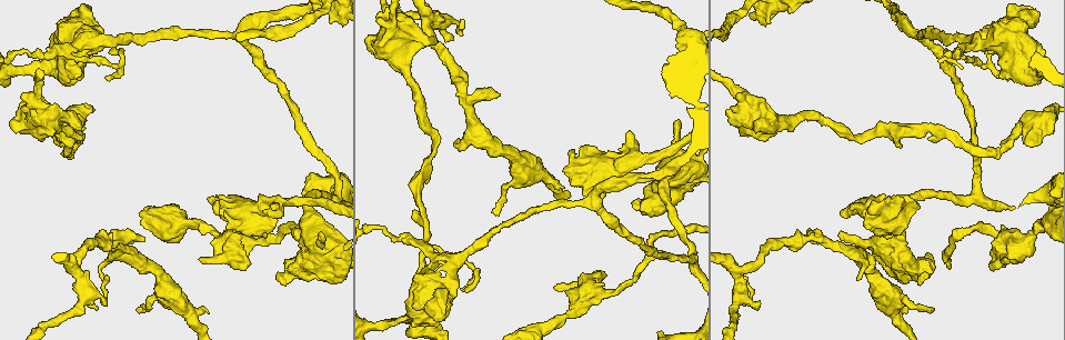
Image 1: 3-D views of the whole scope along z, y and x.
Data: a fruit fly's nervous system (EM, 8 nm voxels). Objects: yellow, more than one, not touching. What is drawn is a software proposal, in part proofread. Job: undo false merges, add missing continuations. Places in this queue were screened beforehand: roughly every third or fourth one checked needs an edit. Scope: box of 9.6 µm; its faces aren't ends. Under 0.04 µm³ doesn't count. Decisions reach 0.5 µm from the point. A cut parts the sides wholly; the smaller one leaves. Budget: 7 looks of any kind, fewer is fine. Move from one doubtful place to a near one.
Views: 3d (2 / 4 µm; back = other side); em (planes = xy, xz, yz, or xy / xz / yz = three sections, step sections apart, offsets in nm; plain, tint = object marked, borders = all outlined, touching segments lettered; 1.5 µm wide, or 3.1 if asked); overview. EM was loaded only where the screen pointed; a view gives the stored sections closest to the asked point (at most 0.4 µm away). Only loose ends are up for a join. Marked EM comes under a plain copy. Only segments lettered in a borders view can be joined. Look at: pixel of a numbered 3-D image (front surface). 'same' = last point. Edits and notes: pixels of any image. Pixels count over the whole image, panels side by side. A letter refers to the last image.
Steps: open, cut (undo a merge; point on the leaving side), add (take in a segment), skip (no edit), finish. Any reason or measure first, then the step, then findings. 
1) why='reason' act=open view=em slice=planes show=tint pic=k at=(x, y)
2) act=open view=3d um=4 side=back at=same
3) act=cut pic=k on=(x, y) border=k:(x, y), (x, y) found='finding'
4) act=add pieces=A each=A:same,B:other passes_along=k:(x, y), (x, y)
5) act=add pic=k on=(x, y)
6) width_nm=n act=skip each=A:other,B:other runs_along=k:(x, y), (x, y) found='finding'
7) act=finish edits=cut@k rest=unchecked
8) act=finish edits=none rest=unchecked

why='free end' act=open view=3d um=2 pic=1 at=(1006, 259)

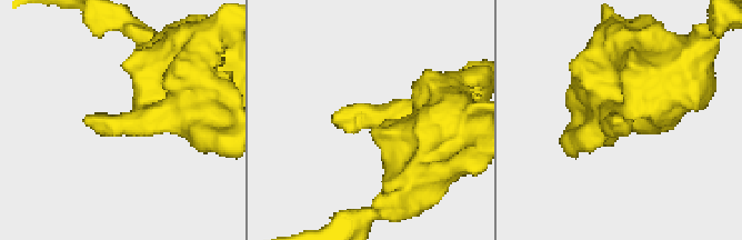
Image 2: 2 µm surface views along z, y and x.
act=open view=em slice=planes show=borders pic=2 at=(615, 118)

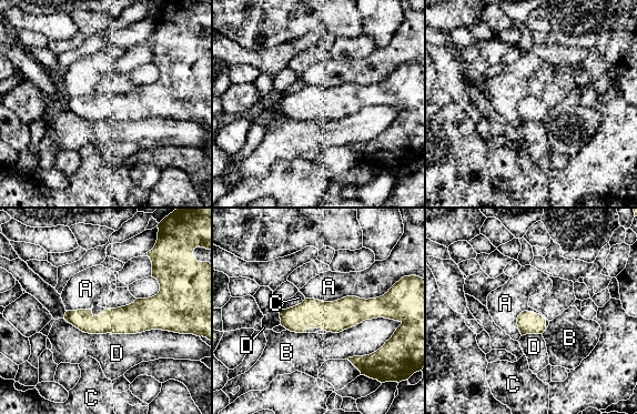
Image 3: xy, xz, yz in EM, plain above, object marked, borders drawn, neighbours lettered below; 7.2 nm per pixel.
width_nm=160 longest_contact=D:900nm act=skip each=A:other,B:other,C:other,D:other found='none of them fits'

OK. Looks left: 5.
why='free end' act=open view=3d um=2 pic=1 at=(143, 241)

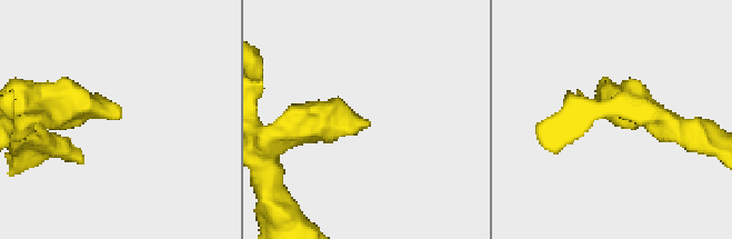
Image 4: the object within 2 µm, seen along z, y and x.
why='now the EM' act=open view=em slice=planes show=borders pic=4 at=(369, 124)

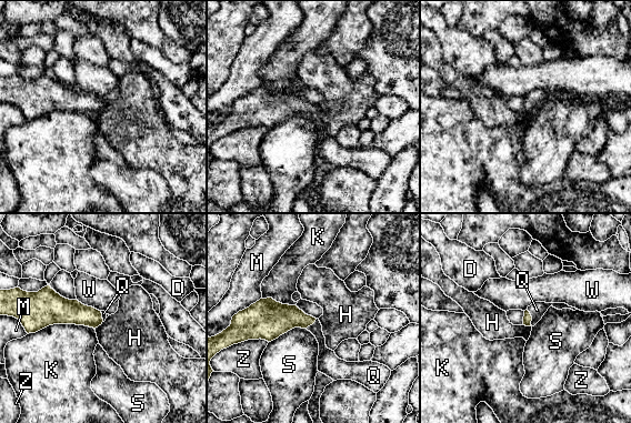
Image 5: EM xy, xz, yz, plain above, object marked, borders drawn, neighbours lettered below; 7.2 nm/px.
act=add pieces=Q each=D:other,H:other,K:other,M:other,Q:same,S:other,W:other,Z:other found='it goes on there'

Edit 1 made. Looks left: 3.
act=open view=overview

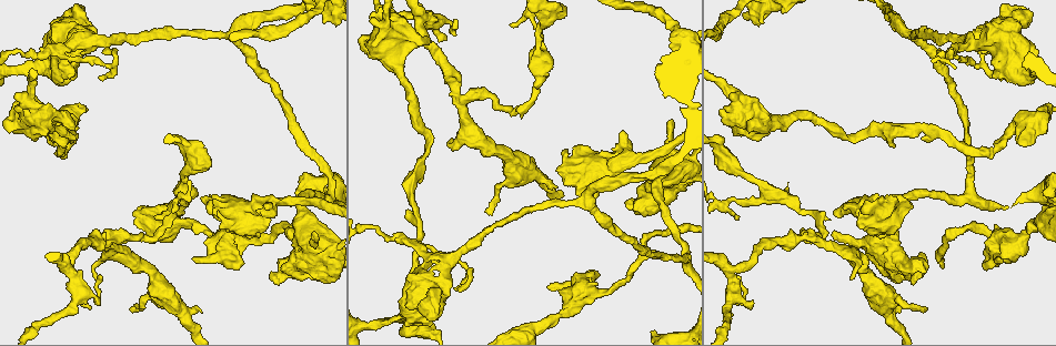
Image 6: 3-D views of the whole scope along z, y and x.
why='an open end' act=open view=em slice=planes show=tint pic=6 at=(900, 281)

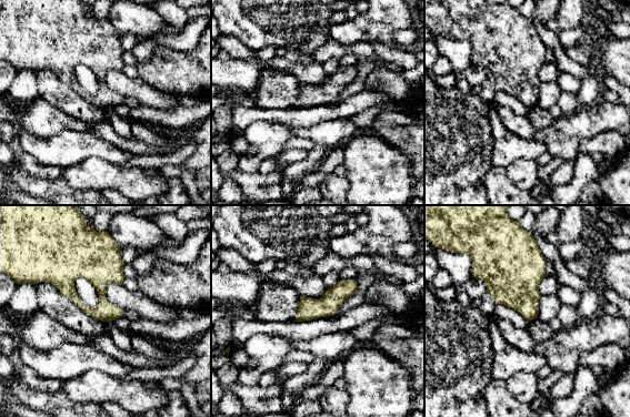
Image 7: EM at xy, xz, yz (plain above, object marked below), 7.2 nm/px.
why='what lies round it' act=open view=em slice=planes show=borders at=same

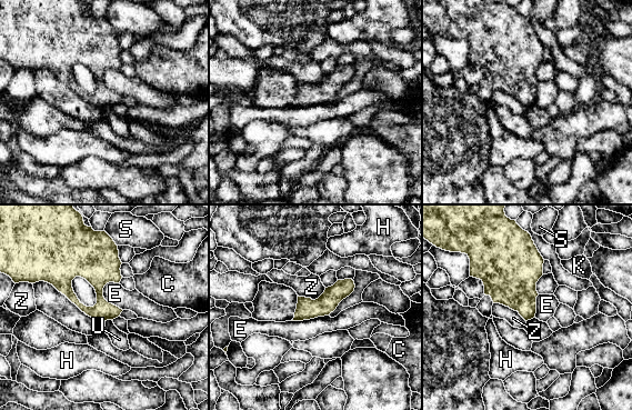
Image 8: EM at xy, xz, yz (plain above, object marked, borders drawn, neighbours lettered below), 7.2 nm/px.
longest_contact=Z:280nm act=skip each=C:other,E:other,H:other,K:other,S:other,U:other,Z:other found='no lettered segment goes on from it'

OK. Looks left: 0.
act=finish edits=add@5 rest=unchecked

